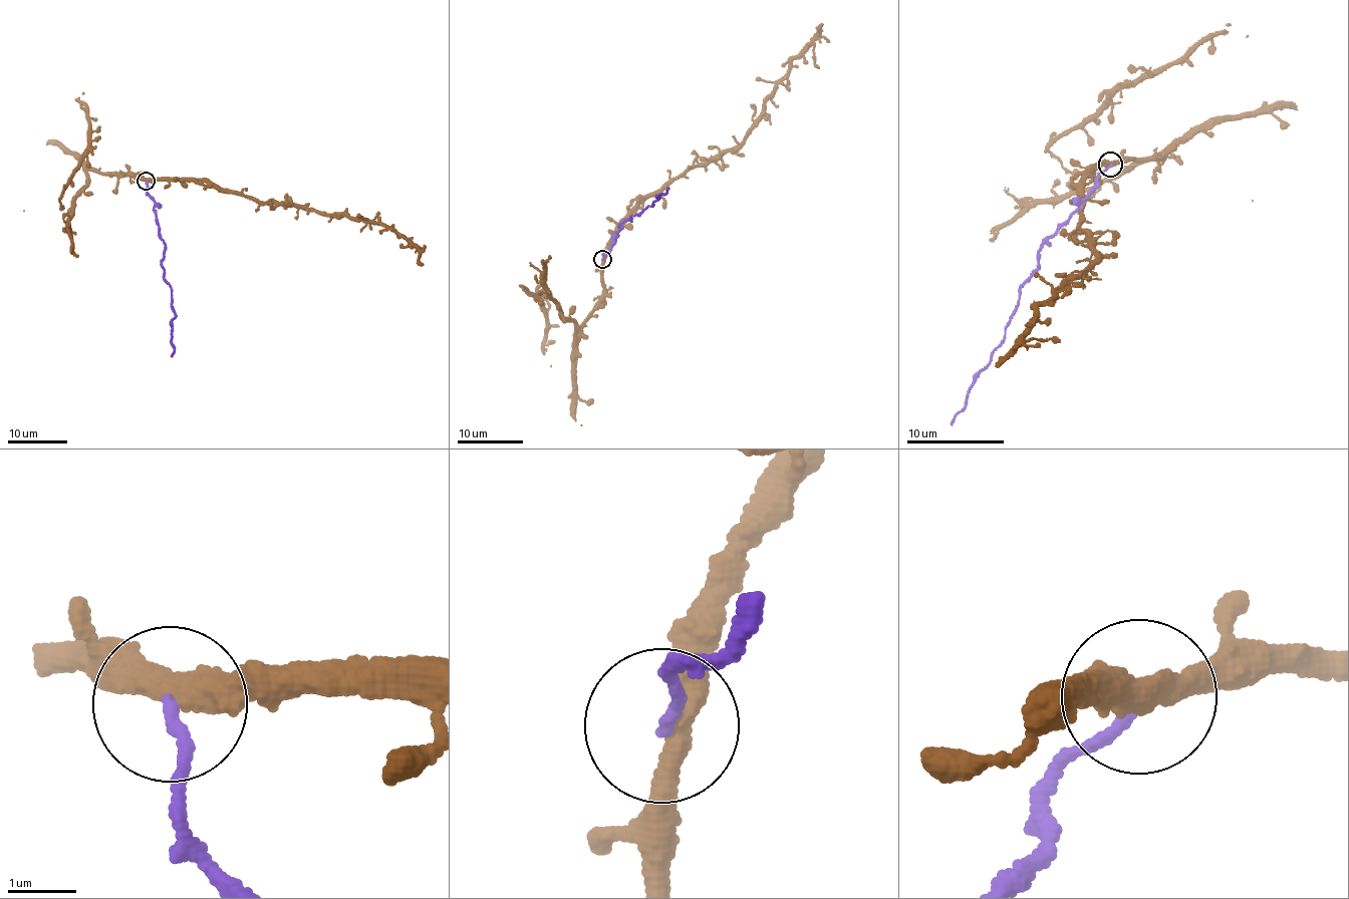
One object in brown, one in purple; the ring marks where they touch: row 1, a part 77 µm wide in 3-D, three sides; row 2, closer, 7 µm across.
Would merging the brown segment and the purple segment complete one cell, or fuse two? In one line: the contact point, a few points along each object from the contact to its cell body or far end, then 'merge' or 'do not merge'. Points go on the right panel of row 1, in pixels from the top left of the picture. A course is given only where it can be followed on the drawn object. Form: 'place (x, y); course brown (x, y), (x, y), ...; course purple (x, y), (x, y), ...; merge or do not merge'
place (1110, 164); course brown (1110, 165), (1162, 157), (1180, 138), (1078, 190), (1050, 152), (1124, 86), (1225, 33), (1248, 35); course purple (1110, 165), (1077, 211), (1046, 243), (1039, 268), (1021, 289), (1003, 342), (977, 375), (968, 401), (951, 425); do not merge

